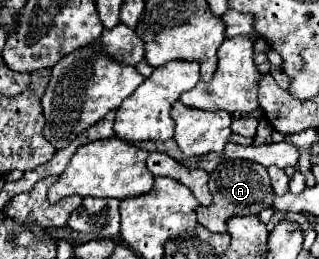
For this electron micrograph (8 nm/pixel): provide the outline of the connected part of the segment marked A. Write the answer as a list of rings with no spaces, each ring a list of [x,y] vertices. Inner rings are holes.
[[[224,160],[220,162],[212,172],[208,180],[208,188],[212,192],[212,204],[210,206],[198,206],[196,216],[198,224],[204,226],[210,232],[224,234],[226,232],[226,220],[232,214],[258,214],[260,210],[268,208],[274,198],[274,190],[268,182],[268,172],[264,166],[248,160]]]

